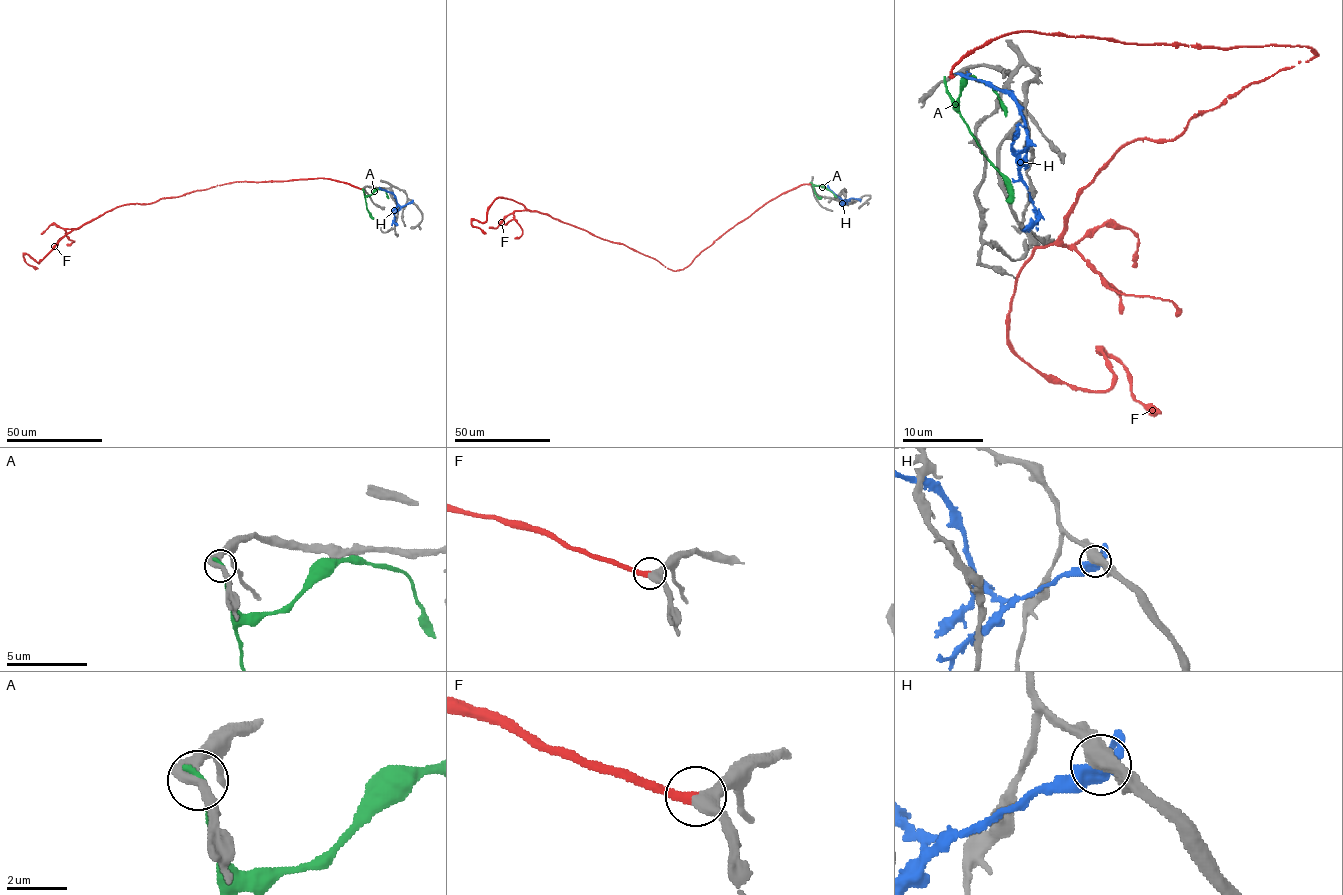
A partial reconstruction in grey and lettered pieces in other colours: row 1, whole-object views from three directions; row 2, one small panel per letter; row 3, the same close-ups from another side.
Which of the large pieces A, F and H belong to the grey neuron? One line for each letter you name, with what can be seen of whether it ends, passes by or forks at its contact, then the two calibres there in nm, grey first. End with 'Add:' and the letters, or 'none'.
F: It ends there. Thickness 400 nm (grey) against 400 nm
Add: F

